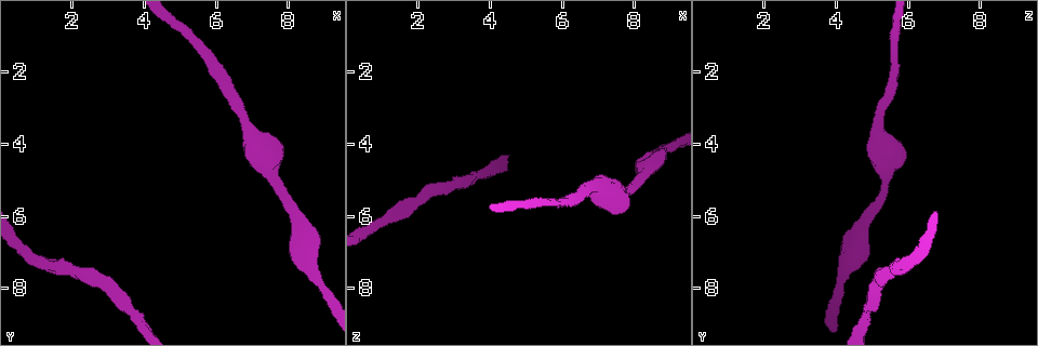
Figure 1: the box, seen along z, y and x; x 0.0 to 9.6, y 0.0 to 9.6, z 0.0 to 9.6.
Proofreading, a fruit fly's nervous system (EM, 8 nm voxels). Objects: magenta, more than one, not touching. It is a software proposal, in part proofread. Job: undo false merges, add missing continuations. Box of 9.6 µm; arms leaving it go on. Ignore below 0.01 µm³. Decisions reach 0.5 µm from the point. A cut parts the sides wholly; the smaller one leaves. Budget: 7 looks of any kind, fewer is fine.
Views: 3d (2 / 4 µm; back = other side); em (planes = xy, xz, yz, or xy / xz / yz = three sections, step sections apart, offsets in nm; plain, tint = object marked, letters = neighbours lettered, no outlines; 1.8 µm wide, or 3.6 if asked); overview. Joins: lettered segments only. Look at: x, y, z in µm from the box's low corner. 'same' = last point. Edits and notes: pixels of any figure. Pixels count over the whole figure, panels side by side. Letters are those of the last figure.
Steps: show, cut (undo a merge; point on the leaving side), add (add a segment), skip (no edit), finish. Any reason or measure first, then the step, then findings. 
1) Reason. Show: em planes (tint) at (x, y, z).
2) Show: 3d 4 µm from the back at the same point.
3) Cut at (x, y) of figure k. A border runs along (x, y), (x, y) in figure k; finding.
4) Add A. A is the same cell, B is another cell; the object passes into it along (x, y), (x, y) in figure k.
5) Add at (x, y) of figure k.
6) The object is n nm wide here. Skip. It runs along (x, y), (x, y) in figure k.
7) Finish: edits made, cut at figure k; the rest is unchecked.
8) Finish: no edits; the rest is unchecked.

Narrows sharply. Show: em planes (letters) at (3.60, 8.70, 4.85).

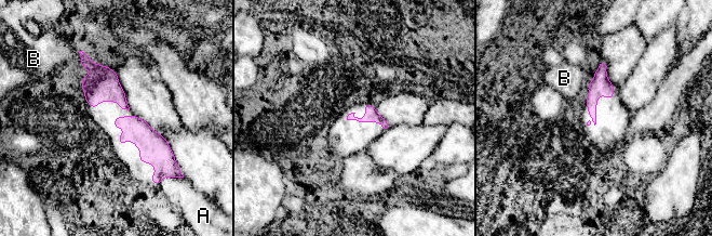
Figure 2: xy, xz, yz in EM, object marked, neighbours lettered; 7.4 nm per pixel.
Skip. A and B are other cells; a border runs along (79, 53), (81, 66) in figure 2; continuous, no second neuron.

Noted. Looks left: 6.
Sudden change in width. Show: 3d 4 µm at (7.50, 4.70, 5.40).

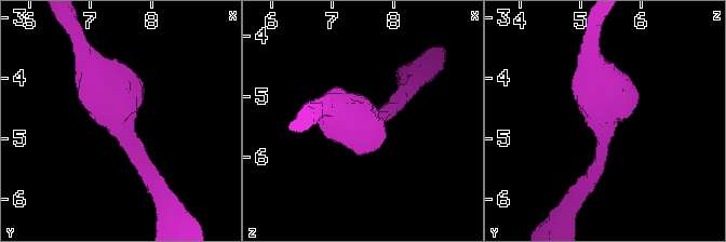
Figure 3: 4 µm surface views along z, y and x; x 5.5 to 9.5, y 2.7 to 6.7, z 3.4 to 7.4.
Show: em 3.6 µm planes (tint) at (7.50, 4.70, 5.40).

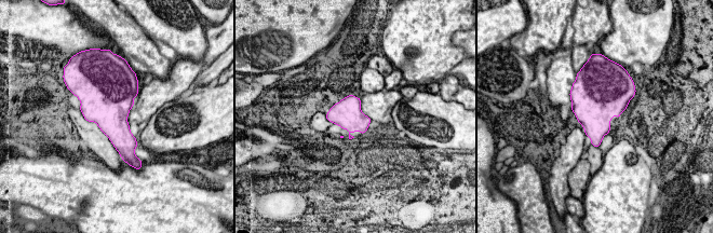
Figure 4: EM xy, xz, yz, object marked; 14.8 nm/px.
Show: em 3.6 µm planes (letters) at the same point.

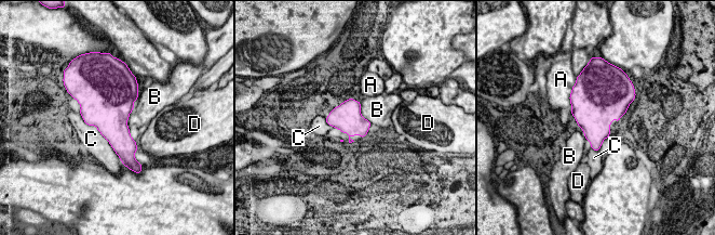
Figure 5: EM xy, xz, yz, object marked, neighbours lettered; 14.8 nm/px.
The longest contact is with C, 900 nm. Skip. A, B, C and D are other cells; a border runs along (360, 103), (360, 113), (372, 123) in figure 5; one neuron here.

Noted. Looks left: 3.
Thick turns thin. Show: em planes (letters) at (8.75, 7.75, 4.15).

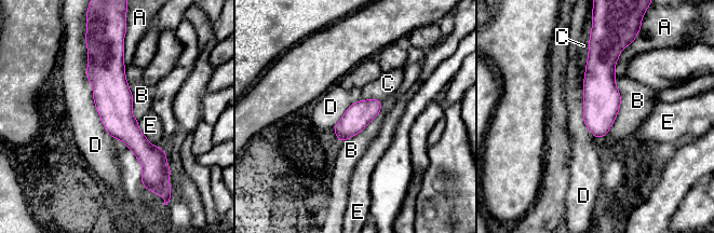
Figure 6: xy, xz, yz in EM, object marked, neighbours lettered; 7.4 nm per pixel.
The longest contact is with D, 700 nm. Skip. A, B, C, D and E are other cells; all the same neuron.

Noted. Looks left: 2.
Finish: no edits; the rest is unchecked.

